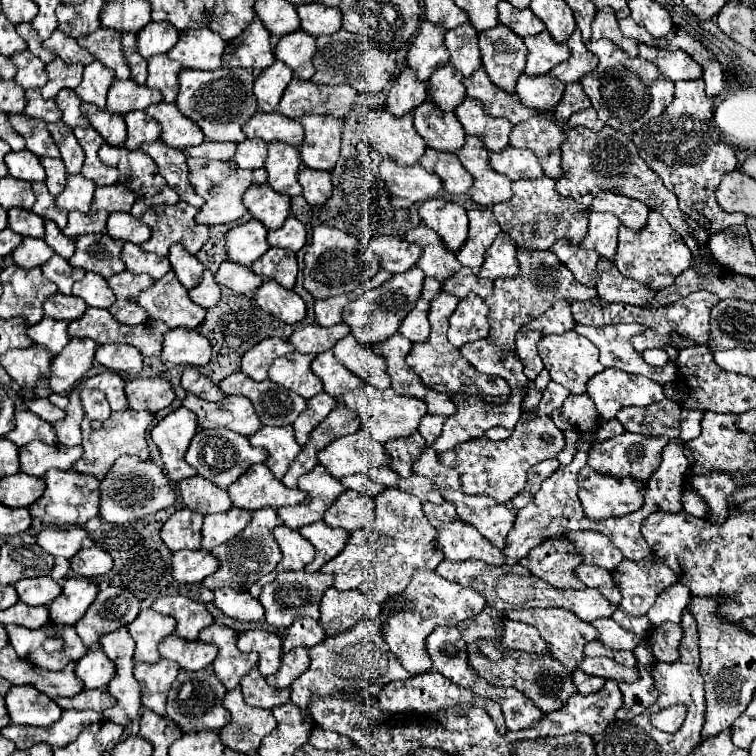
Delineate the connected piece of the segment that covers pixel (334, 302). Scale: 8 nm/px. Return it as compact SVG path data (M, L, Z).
M336 295L330 299L320 299L314 305L316 311L316 321L322 327L332 327L338 321L342 321L342 309L350 301L350 295Z

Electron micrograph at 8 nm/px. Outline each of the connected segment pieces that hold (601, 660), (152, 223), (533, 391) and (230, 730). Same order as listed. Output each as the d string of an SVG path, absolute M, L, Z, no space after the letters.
M584 657L582 663L578 663L578 669L590 675L598 675L604 679L616 679L616 681L636 681L638 671L630 667L622 667L620 663L614 663L612 659L606 657Z
M176 203L166 207L150 207L142 215L142 221L152 229L152 237L142 243L144 251L154 251L158 255L168 255L174 243L182 243L192 255L208 241L208 225L194 221L198 209L188 203Z
M532 382L530 384L530 389L528 391L527 397L525 397L521 404L521 411L523 412L523 408L525 408L525 406L529 406L529 408L536 408L541 398L542 393L538 391L538 389L535 387L534 382Z
M240 687L228 691L222 703L232 715L228 727L220 731L222 743L240 753L258 751L260 741L276 727L276 719L272 711L248 707L242 699Z

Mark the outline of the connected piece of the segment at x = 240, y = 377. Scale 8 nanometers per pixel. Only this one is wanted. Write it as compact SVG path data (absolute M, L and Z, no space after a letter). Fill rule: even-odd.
M236 371L234 375L222 379L220 389L226 395L248 397L264 425L292 425L300 411L306 407L306 401L294 391L270 379L256 383L242 371Z

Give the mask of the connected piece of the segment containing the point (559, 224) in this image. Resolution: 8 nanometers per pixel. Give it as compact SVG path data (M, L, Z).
M546 175L538 179L518 179L512 183L514 197L492 207L492 213L496 215L502 231L510 235L516 247L544 251L550 249L558 239L568 237L572 243L578 245L586 237L588 207L582 207L582 203L574 203L574 199L558 195L554 185L556 179L550 179Z

